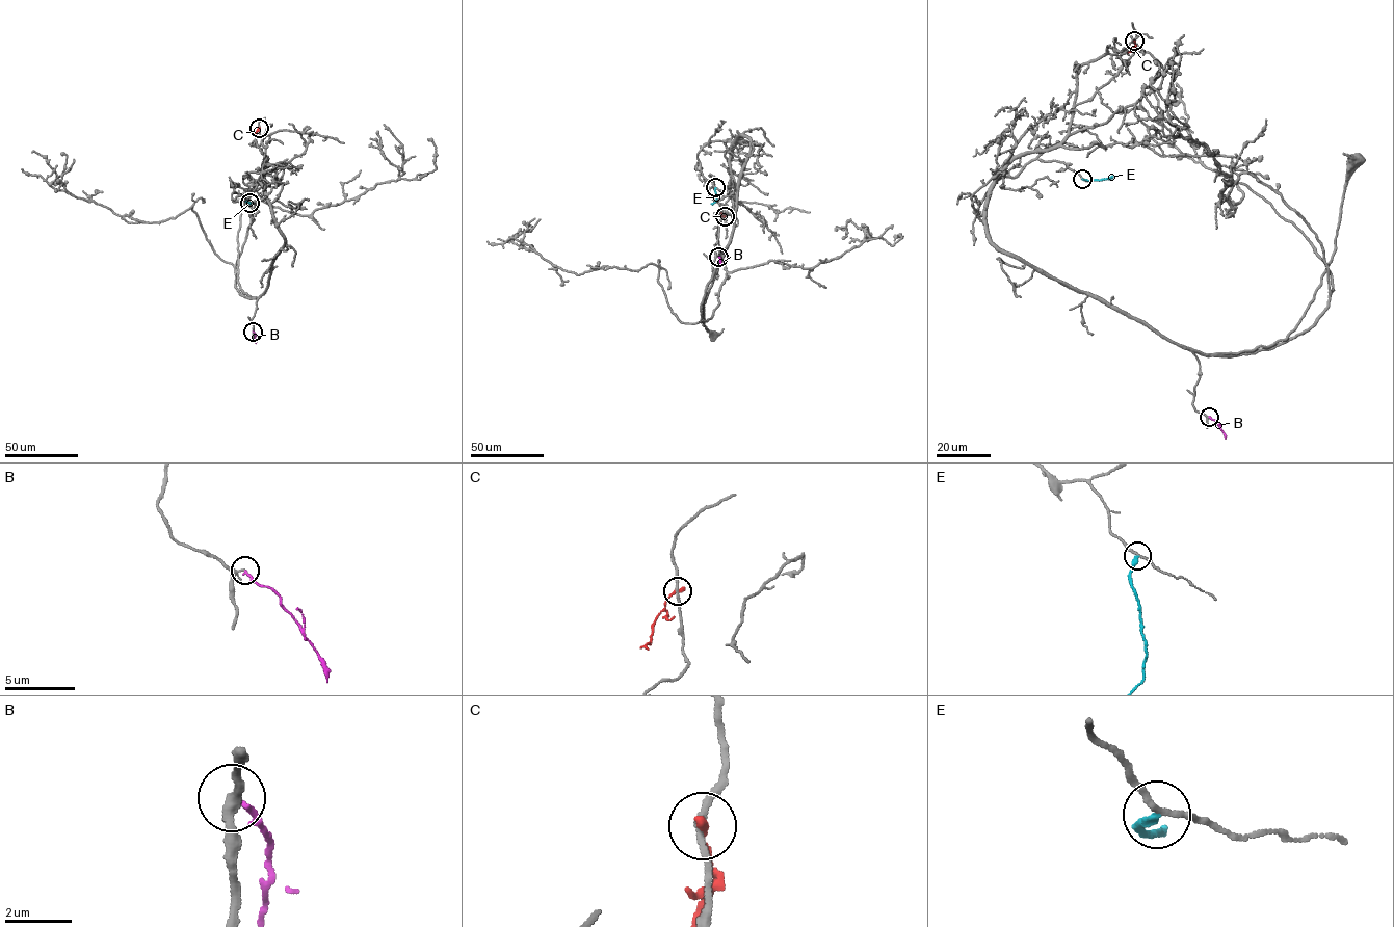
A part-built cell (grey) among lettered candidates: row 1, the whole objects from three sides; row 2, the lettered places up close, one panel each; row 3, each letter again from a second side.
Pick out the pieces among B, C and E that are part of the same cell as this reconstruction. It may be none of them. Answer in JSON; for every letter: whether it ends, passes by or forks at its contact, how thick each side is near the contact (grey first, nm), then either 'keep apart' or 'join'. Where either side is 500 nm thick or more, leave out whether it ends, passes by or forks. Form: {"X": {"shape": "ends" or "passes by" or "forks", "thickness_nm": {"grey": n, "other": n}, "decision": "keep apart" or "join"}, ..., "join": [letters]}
{"B": {"shape": "ends", "thickness_nm": {"grey": 220, "other": 170}, "decision": "join"}, "C": {"shape": "ends", "thickness_nm": {"grey": 190, "other": 280}, "decision": "keep apart"}, "E": {"shape": "ends", "thickness_nm": {"grey": 160, "other": 220}, "decision": "keep apart"}, "join": ["B"]}

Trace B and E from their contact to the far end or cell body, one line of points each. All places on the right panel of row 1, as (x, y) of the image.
B: (1209, 416), (1225, 438)
E: (1082, 179), (1111, 177)

